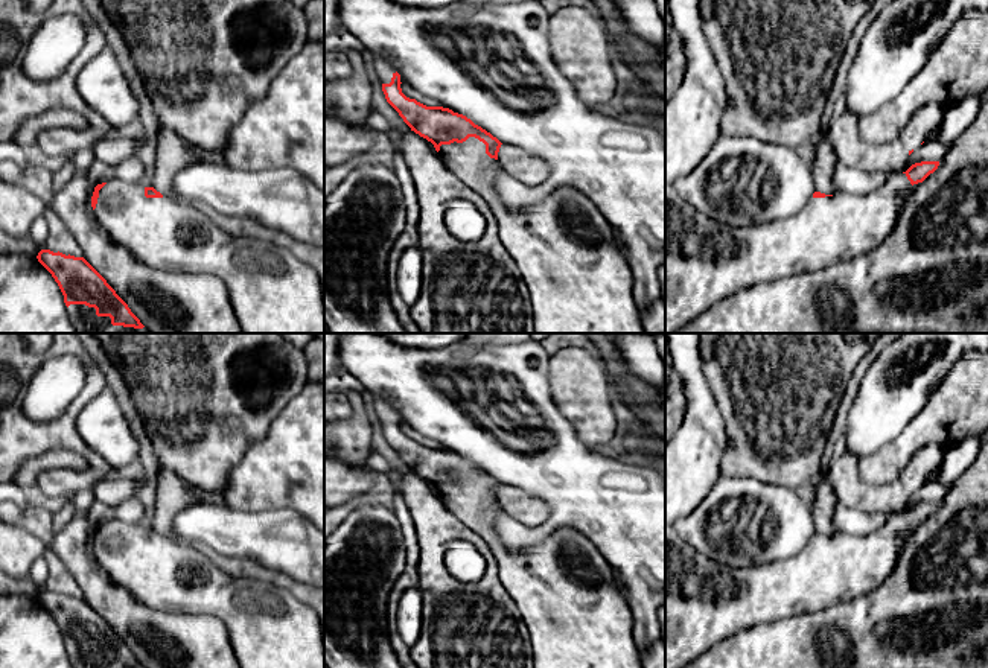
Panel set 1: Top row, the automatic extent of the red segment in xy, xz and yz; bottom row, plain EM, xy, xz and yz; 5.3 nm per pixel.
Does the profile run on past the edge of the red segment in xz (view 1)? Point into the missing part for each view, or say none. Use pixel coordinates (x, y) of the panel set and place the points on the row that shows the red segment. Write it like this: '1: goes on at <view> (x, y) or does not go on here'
1: goes on at xz (579, 282)

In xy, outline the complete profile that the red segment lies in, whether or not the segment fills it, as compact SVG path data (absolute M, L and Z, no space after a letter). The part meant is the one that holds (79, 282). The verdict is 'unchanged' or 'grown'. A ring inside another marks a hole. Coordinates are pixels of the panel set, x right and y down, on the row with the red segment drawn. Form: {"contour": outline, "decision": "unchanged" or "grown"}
{"contour": "M41 250L37 259L58 283L76 333L151 333L84 257Z", "decision": "grown"}

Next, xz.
{"contour": "M373 55L387 102L411 131L434 145L445 166L490 207L499 225L499 239L528 288L534 333L644 333L632 295L630 266L614 243L612 225L594 202L578 189L562 186L537 205L508 210L496 192L502 143L463 114L406 97L391 61Z", "decision": "grown"}

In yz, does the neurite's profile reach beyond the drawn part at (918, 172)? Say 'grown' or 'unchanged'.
grown

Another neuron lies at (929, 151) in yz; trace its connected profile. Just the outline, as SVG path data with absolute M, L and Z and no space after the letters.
M924 142L918 149L915 149L907 163L912 166L921 161L941 161L945 154L951 149L953 142L936 143L936 142Z

